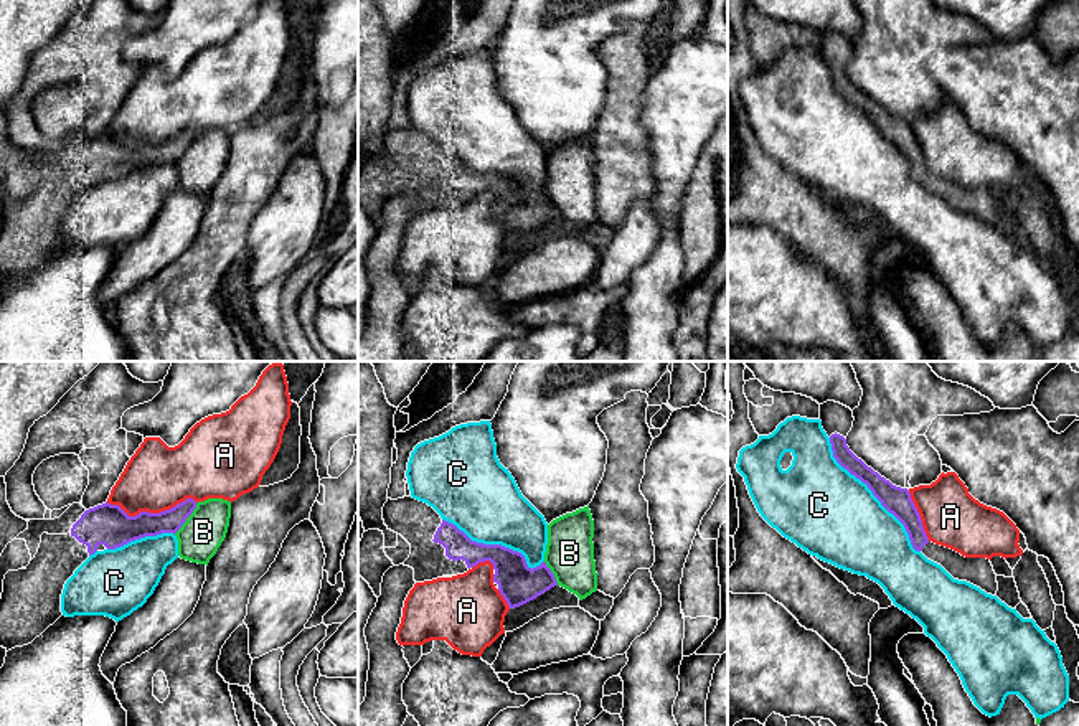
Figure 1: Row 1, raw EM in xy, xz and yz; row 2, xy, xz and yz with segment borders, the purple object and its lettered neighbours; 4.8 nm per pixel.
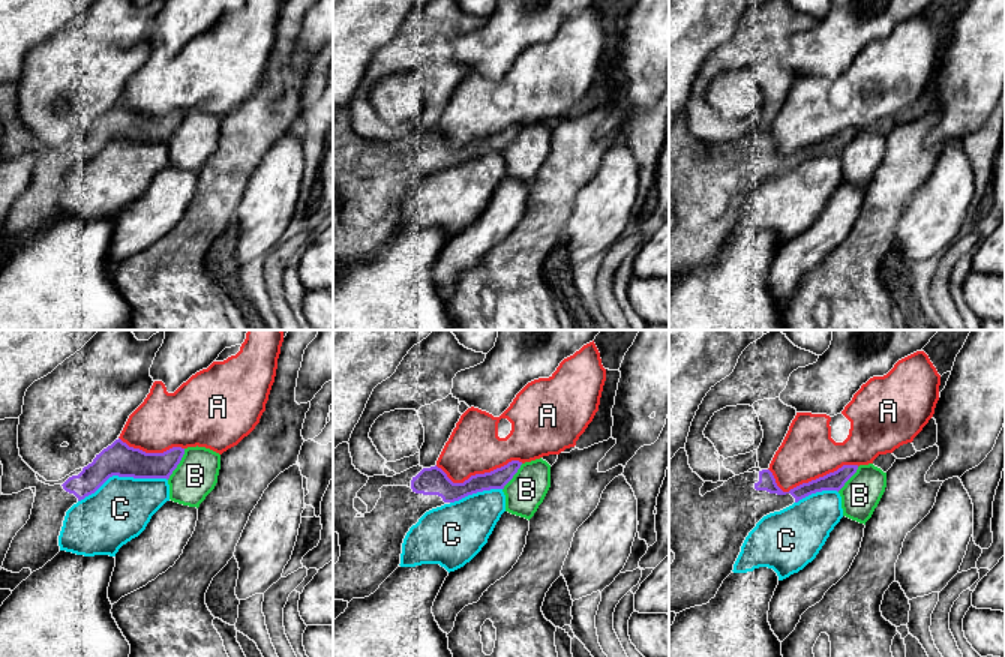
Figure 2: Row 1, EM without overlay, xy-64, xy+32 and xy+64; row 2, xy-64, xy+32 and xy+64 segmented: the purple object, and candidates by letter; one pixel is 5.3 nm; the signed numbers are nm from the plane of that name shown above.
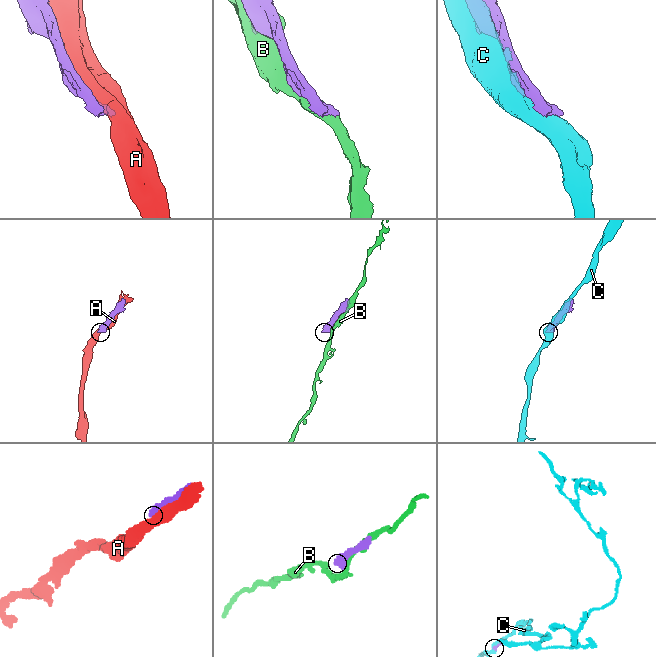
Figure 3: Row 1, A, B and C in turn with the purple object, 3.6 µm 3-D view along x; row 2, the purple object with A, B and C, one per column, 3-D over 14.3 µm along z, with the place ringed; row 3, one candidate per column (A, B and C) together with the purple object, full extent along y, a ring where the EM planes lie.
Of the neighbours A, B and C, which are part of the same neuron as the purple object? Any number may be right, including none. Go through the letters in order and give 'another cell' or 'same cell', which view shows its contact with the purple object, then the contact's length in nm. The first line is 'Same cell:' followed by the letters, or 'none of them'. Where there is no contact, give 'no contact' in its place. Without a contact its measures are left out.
Same cell: none of them
A: another cell; meets purple in xy; contact 440 nm long
B: another cell; meets purple in xy; contact 190 nm long
C: another cell; meets purple in yz; contact 700 nm long

